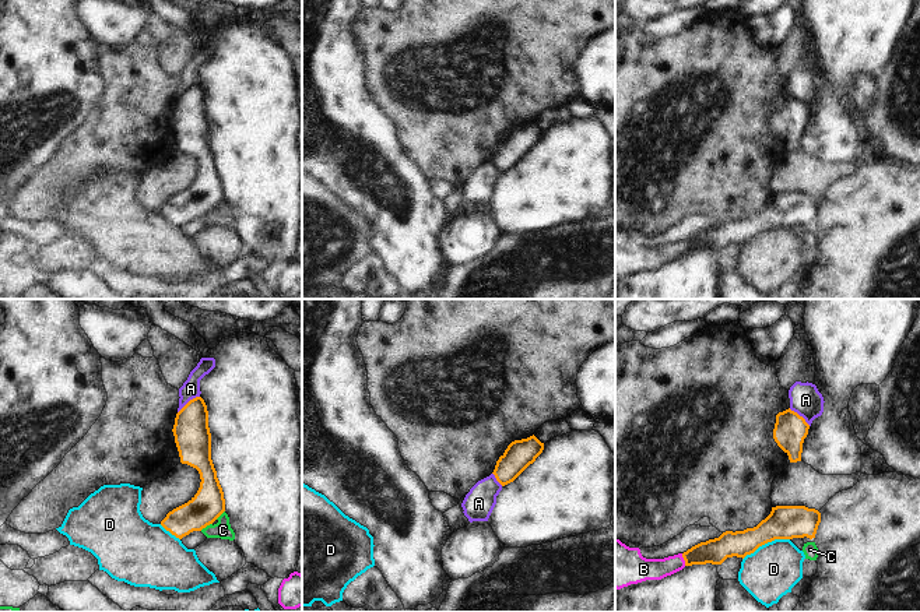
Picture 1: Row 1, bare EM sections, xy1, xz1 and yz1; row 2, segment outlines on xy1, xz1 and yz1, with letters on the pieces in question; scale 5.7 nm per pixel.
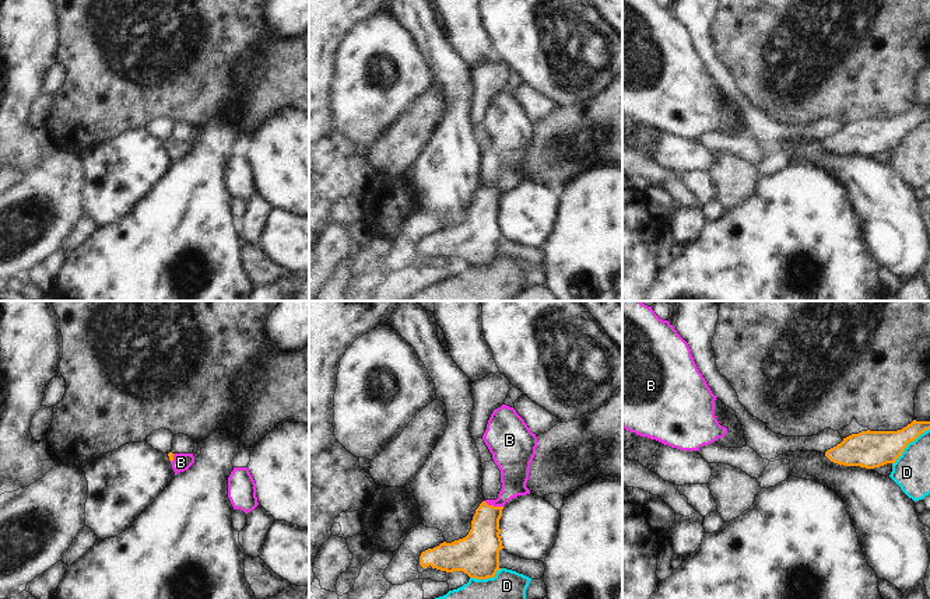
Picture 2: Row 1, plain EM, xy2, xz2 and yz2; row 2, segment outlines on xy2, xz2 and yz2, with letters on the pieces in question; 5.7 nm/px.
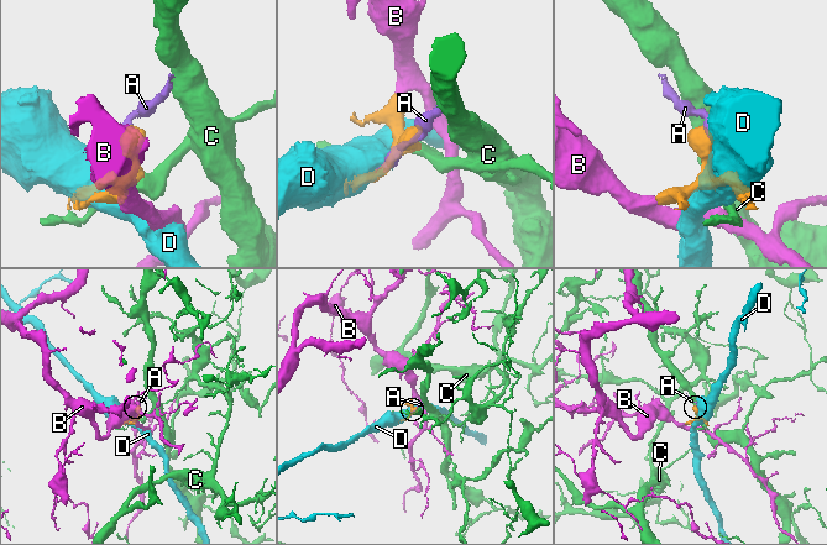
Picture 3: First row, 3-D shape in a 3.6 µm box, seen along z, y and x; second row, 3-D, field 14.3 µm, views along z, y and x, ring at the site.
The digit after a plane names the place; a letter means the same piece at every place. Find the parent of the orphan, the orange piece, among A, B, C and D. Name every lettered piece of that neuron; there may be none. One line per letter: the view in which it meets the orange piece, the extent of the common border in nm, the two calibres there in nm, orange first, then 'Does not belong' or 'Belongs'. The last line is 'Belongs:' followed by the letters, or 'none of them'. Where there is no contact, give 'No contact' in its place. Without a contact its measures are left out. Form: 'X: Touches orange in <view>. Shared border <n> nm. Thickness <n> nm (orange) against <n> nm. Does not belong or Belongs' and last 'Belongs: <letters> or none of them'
A: Touches orange in xy1. Shared border 160 nm. Thickness 200 nm (orange) against 110 nm. Does not belong
B: Touches orange in xz2. Shared border 120 nm. Thickness 220 nm (orange) against 160 nm. Belongs
C: Touches orange in xy1. Shared border 80 nm. Thickness 190 nm (orange) against 100 nm. Does not belong
D: Touches orange in yz1. Shared border 300 nm. Thickness 190 nm (orange) against 300 nm. Does not belong
Belongs: B.

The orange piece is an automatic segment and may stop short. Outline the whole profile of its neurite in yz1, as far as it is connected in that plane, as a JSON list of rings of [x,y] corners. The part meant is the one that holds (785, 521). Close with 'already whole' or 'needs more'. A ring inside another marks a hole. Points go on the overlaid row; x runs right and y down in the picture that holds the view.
[[[776,506],[756,527],[726,531],[719,538],[700,542],[684,553],[664,559],[646,559],[639,548],[629,548],[615,538],[615,588],[646,580],[661,580],[685,566],[721,564],[727,558],[745,558],[775,539],[815,538],[821,513],[805,506]]]; needs more

